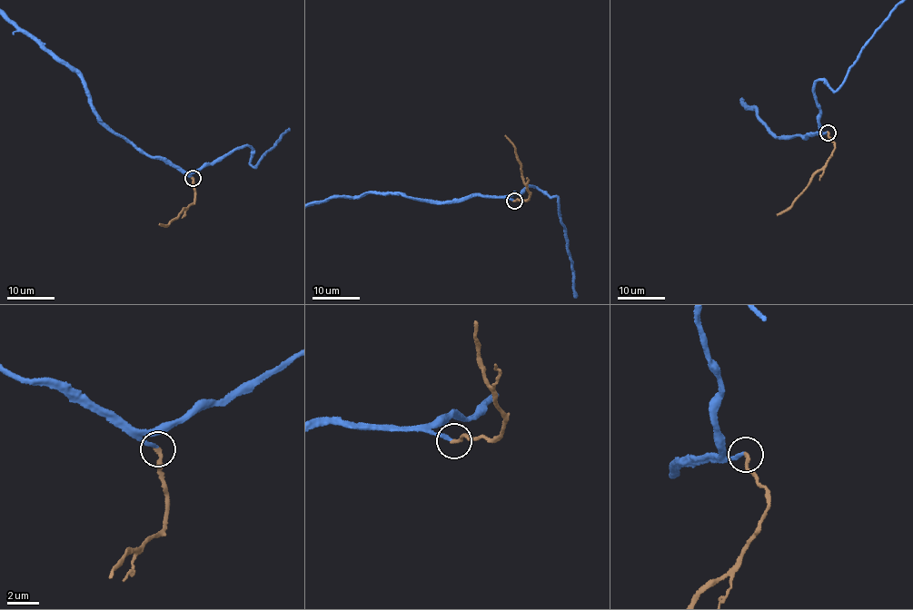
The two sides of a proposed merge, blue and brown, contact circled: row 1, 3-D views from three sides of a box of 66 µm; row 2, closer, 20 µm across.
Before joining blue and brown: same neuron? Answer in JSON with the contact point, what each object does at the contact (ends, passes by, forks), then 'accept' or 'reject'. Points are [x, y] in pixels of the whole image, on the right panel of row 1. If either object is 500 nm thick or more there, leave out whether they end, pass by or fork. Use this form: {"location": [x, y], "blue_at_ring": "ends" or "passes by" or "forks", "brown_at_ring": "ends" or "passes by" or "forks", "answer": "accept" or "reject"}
{"location": [828, 132], "blue_at_ring": "ends", "brown_at_ring": "ends", "answer": "accept"}

